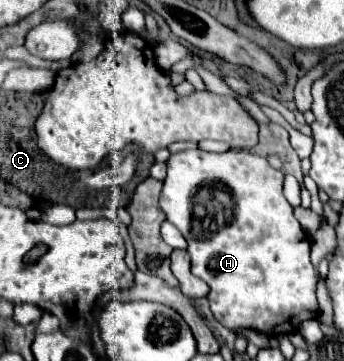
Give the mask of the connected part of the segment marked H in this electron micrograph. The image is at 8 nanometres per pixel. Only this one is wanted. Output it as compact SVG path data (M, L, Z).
M187 149L187 151L175 153L167 161L167 177L163 181L163 191L161 191L161 209L165 211L167 219L181 231L181 235L187 241L187 253L191 257L191 273L197 275L199 279L203 279L211 287L207 299L209 299L211 311L213 311L213 315L219 323L223 323L229 329L249 327L249 329L257 329L261 333L267 333L267 335L275 337L275 335L297 331L297 327L305 319L315 319L317 317L317 297L315 297L317 271L311 265L311 257L309 257L311 241L309 241L309 235L301 229L299 221L295 219L293 207L289 205L289 201L283 195L283 173L273 169L265 157L253 155L249 151L235 151L235 149L225 151L225 153L209 153L209 151L203 151L203 149Z

